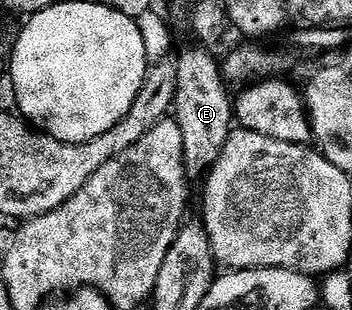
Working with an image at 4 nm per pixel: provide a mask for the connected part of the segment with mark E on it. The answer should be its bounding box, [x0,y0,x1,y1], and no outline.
[171,47,235,179]

